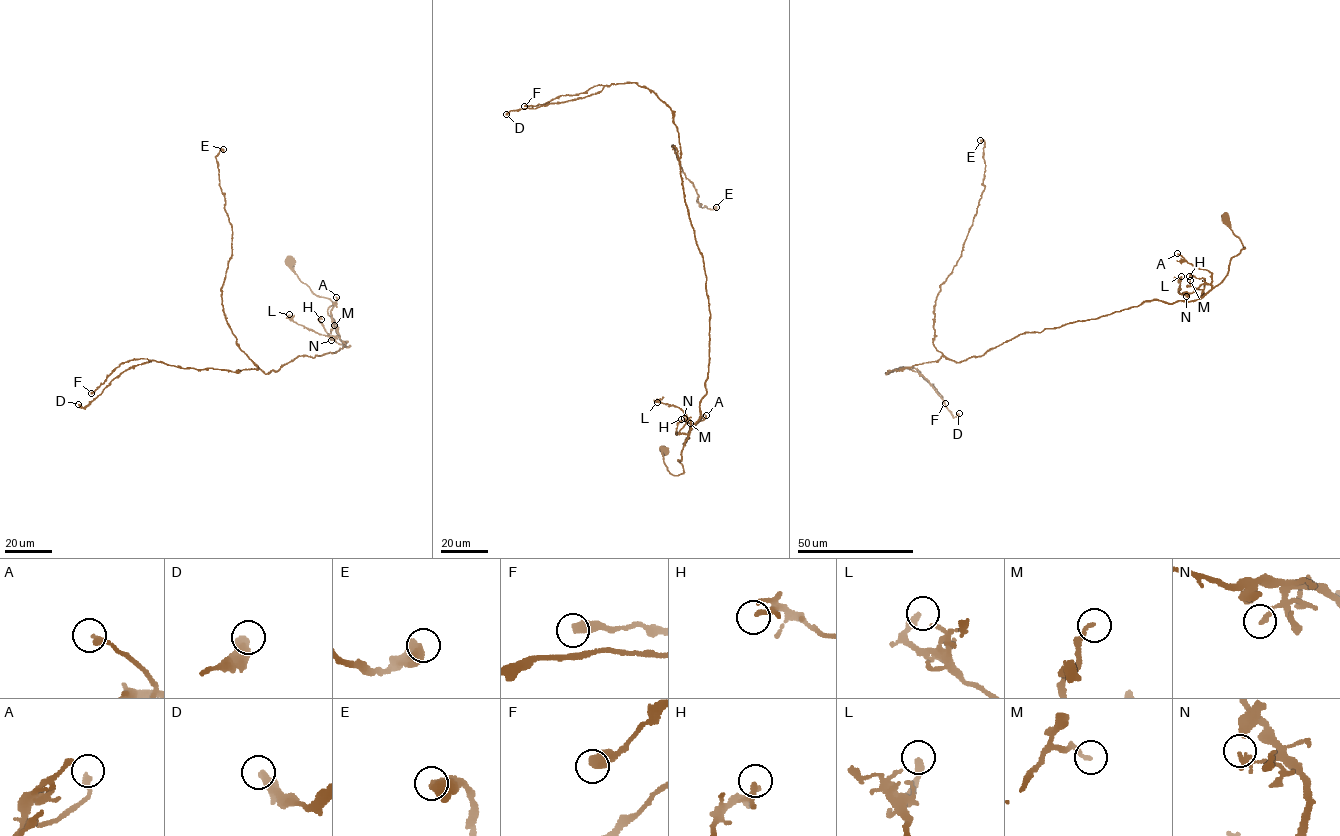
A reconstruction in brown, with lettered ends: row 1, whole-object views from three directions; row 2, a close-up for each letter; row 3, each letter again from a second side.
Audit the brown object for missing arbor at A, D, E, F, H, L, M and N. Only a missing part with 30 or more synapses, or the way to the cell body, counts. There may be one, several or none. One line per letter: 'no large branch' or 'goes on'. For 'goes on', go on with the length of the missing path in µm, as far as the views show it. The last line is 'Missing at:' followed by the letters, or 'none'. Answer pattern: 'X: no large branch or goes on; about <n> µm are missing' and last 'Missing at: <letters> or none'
A: no large branch
D: no large branch
E: no large branch
F: no large branch
H: no large branch
L: no large branch
M: no large branch
N: no large branch
Missing at: none

